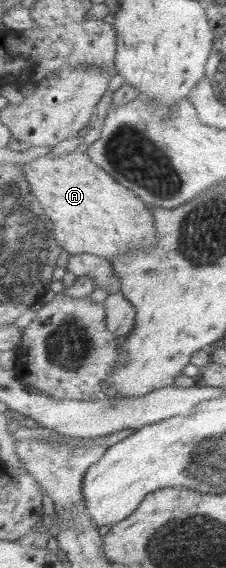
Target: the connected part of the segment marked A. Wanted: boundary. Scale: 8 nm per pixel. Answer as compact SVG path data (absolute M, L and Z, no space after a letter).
M75 149L64 156L53 156L45 153L33 161L24 164L26 177L31 179L31 191L39 201L43 201L43 209L53 221L55 239L71 254L90 253L111 258L130 252L133 248L154 248L157 243L157 229L153 213L145 207L145 203L117 179L113 179L105 169L95 165L87 151Z

